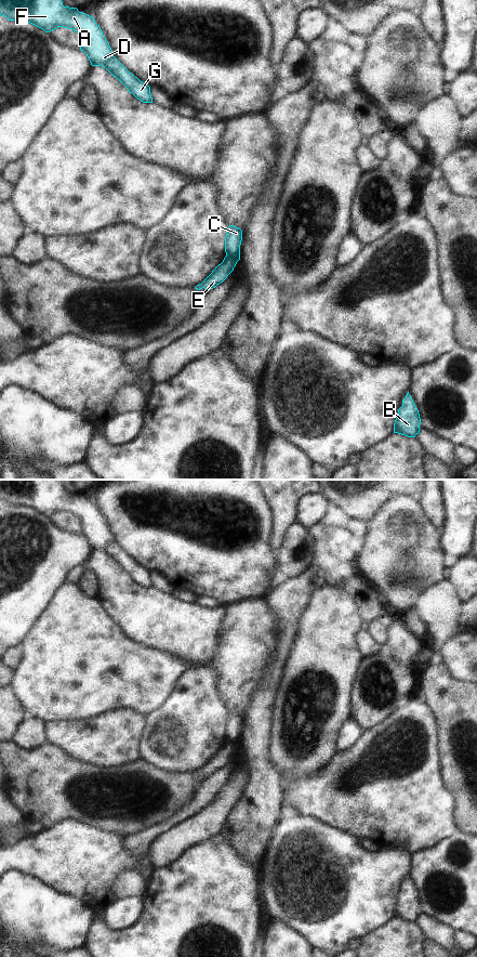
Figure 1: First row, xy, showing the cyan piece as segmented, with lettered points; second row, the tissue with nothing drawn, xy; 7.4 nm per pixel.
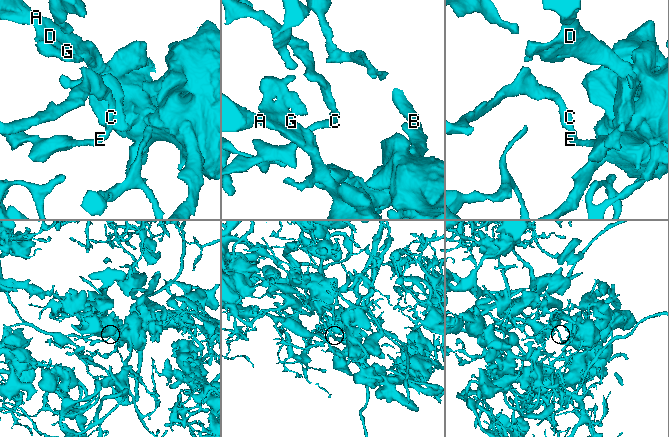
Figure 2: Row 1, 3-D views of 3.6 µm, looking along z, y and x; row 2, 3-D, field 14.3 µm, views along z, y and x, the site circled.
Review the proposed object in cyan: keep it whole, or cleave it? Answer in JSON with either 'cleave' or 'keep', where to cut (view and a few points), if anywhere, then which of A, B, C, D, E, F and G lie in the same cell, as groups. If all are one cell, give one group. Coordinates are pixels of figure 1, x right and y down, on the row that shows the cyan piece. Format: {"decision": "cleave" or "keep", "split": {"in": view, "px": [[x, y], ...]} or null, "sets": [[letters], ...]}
{"decision": "cleave", "split": {"in": "xy", "px": [[226, 254], [236, 262]]}, "sets": [["A", "B", "C", "D", "F", "G"], ["E"]]}

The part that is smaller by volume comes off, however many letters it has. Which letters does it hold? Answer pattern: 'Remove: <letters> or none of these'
Remove: E

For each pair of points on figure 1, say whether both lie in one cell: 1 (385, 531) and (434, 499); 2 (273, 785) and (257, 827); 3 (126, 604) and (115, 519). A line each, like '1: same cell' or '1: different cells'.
1: different cells
2: same cell
3: different cells

